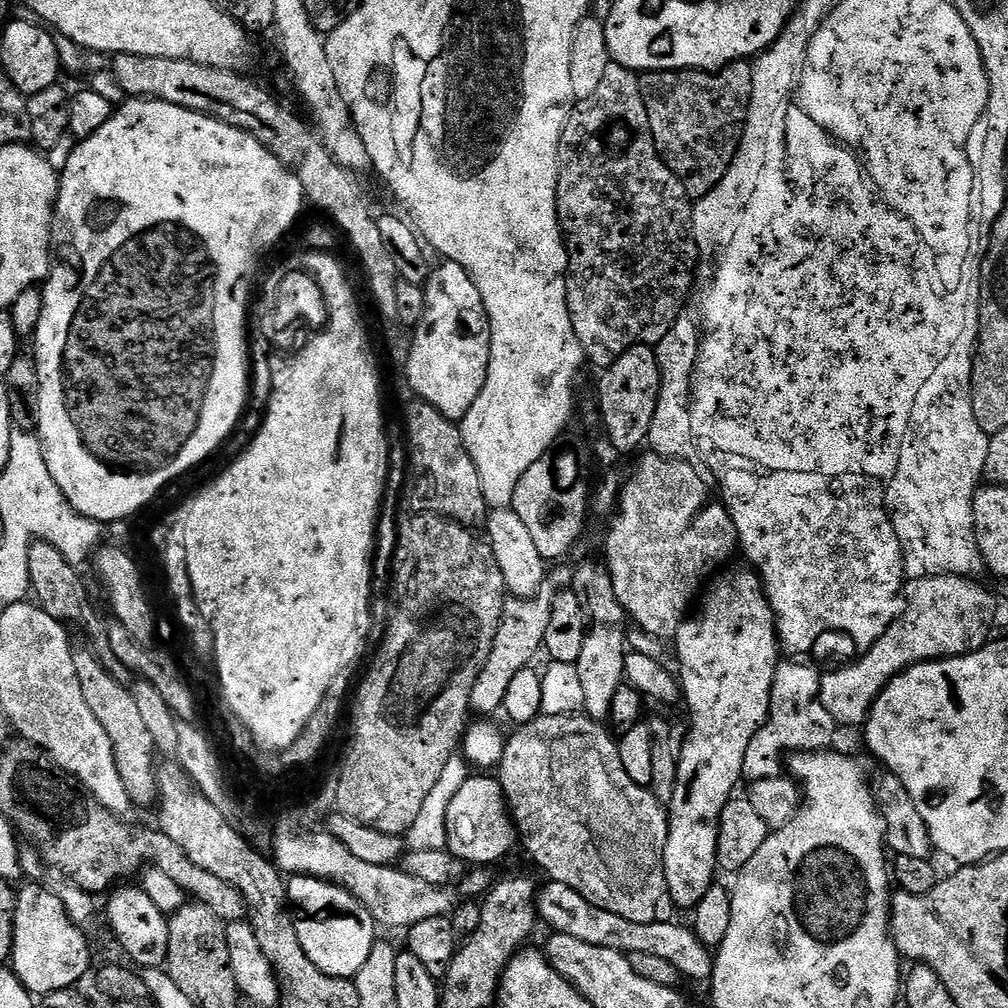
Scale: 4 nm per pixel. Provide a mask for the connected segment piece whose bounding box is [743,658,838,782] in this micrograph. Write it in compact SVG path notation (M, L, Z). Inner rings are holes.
M788 658L776 667L776 673L774 674L774 686L772 687L772 705L768 711L768 720L763 726L754 734L754 738L750 742L750 750L746 750L746 762L744 763L743 779L751 782L759 780L761 776L779 776L782 772L782 765L785 763L786 757L793 752L822 752L833 747L832 744L836 740L836 731L838 731L838 725L834 718L830 718L830 710L828 709L826 701L820 696L820 678L821 673L815 672L810 665L804 664L808 662L801 662L796 658Z

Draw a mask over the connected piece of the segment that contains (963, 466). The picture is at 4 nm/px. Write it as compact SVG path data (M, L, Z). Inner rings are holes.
M969 322L968 329L956 340L957 344L948 348L948 357L939 363L930 378L926 378L922 390L918 390L918 396L912 396L913 408L908 408L908 420L904 420L904 432L900 432L904 439L903 450L895 474L883 489L884 506L898 534L904 555L904 575L909 581L927 576L976 578L979 572L985 571L984 559L976 545L972 509L976 490L982 484L986 454L990 454L990 437L984 433L982 426L978 426L972 401L972 357L977 339L978 325Z

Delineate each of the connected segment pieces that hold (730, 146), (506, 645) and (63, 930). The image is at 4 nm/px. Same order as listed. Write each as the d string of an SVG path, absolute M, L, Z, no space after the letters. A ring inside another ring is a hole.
M734 60L715 70L642 72L639 77L656 153L682 182L689 197L710 194L740 149L754 82L752 64L748 60Z
M556 568L547 573L544 585L535 596L527 598L508 598L504 601L502 618L498 626L498 634L494 634L494 646L490 650L490 658L486 658L486 666L482 666L482 674L478 674L478 682L474 682L474 690L470 690L470 709L477 717L488 718L491 712L499 713L504 707L506 689L518 670L529 667L532 659L544 646L546 630L550 626L550 610L552 599L556 593L567 589L570 584L569 573Z
M28 882L16 894L14 910L14 944L10 971L33 997L49 996L52 992L66 992L77 987L76 983L88 972L92 952L88 949L85 929L75 924L66 914L55 891L39 888L39 883Z

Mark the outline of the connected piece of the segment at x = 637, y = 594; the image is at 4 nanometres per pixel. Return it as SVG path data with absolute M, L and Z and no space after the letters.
M651 450L644 454L623 481L620 502L611 517L608 537L604 540L603 559L612 579L614 594L624 607L625 617L631 623L633 620L636 623L633 625L639 631L650 634L658 641L667 642L675 637L676 631L689 615L706 578L731 561L728 559L732 551L737 551L738 541L728 509L717 499L713 489L698 478L694 467L674 457L662 457Z

